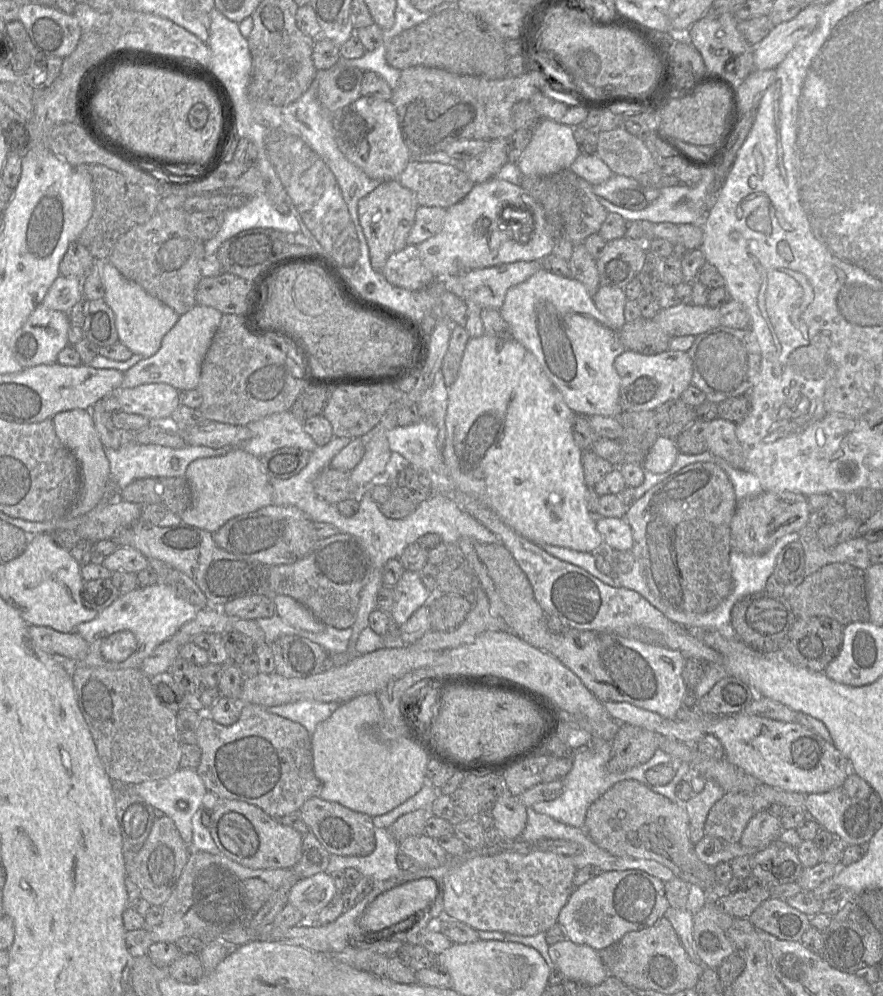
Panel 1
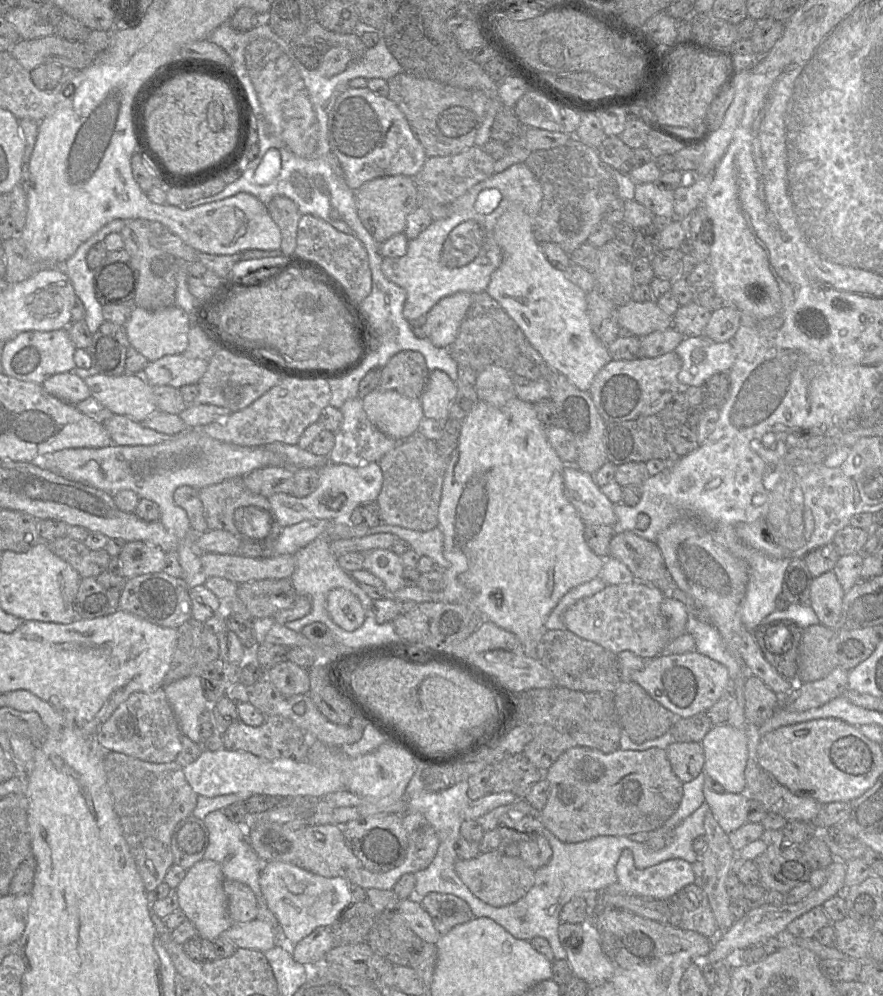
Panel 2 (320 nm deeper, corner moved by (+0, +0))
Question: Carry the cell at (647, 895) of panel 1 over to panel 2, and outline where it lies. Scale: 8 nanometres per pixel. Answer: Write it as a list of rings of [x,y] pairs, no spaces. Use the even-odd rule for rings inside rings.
[[[625,850],[616,865],[617,883],[606,888],[602,893],[616,895],[620,893],[651,897],[665,900],[677,894],[682,888],[696,882],[692,864],[682,859],[670,859],[657,865],[639,870],[634,865],[633,853]]]

